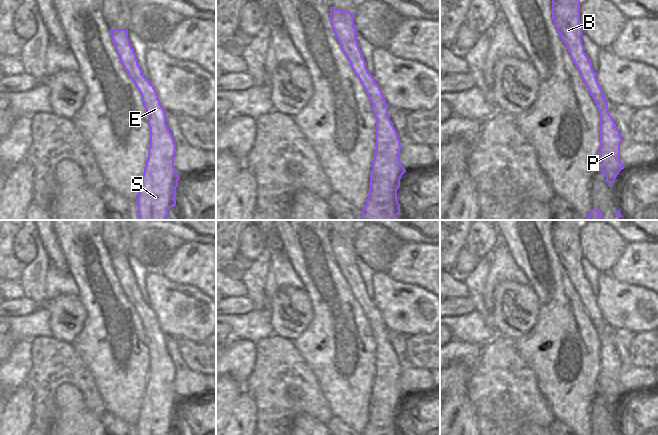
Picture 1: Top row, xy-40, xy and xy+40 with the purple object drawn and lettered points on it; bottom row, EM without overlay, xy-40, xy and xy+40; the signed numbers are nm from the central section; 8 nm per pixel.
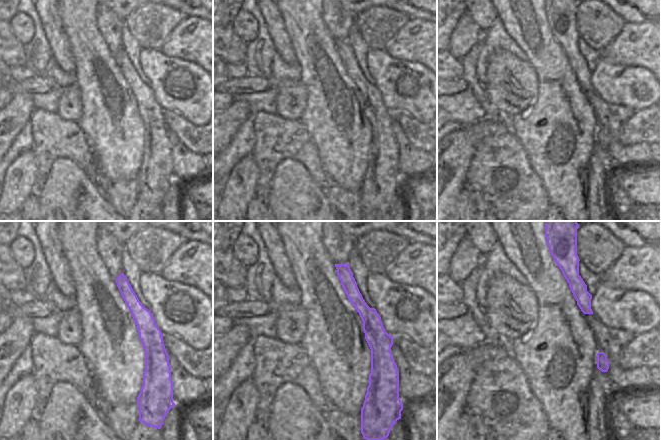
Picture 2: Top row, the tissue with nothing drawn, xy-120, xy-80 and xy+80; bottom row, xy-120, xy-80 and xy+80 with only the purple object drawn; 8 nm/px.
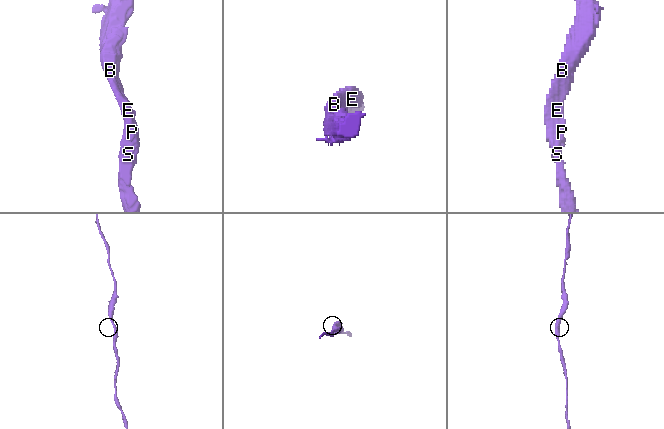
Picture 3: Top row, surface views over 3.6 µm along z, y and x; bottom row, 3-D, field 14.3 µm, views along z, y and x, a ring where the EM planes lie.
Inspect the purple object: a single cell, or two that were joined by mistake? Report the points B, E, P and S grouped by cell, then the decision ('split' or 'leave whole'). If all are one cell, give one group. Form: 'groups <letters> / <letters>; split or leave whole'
groups B E P S; leave whole

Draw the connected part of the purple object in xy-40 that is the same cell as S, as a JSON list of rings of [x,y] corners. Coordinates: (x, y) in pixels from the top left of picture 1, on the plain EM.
[[[110,253],[120,286],[142,320],[150,352],[148,382],[138,416],[138,435],[168,435],[176,430],[180,401],[174,392],[176,368],[166,348],[166,336],[152,307],[142,298],[128,255]]]

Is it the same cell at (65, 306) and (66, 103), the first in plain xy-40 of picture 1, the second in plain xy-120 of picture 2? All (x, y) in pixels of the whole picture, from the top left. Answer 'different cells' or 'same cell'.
same cell

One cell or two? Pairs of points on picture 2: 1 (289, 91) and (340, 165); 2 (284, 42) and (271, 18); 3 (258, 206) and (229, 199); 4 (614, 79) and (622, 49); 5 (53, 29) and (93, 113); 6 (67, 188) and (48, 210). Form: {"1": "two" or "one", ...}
{"1": "two", "2": "one", "3": "two", "4": "two", "5": "two", "6": "one"}

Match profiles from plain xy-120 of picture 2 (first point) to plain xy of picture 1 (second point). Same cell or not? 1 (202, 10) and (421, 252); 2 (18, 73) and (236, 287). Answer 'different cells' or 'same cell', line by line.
1: different cells
2: same cell

